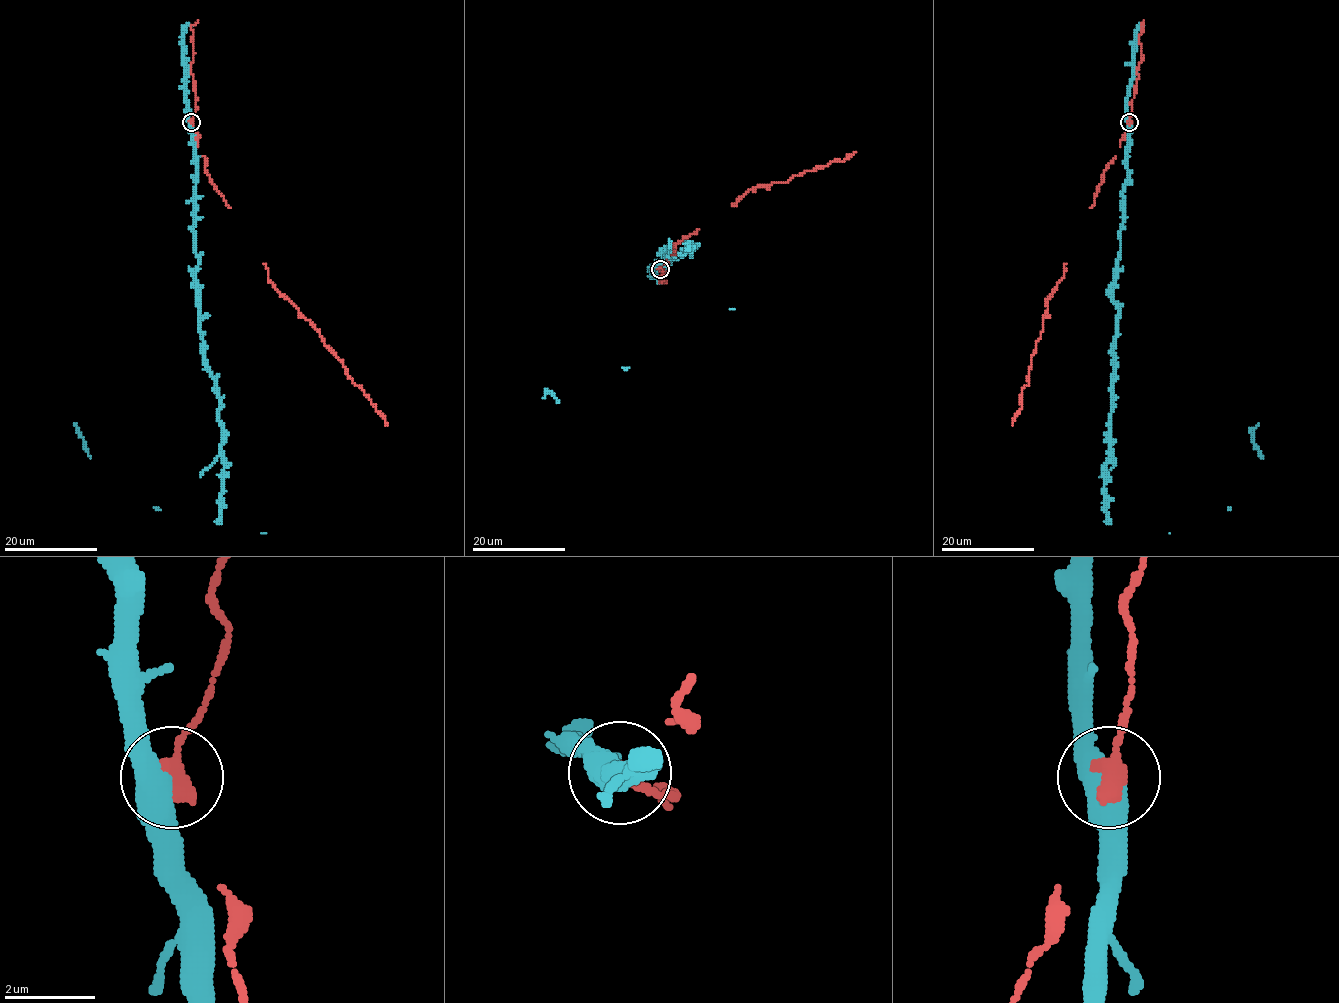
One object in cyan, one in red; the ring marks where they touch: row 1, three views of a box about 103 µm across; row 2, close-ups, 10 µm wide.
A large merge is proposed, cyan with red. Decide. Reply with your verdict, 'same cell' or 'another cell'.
another cell

